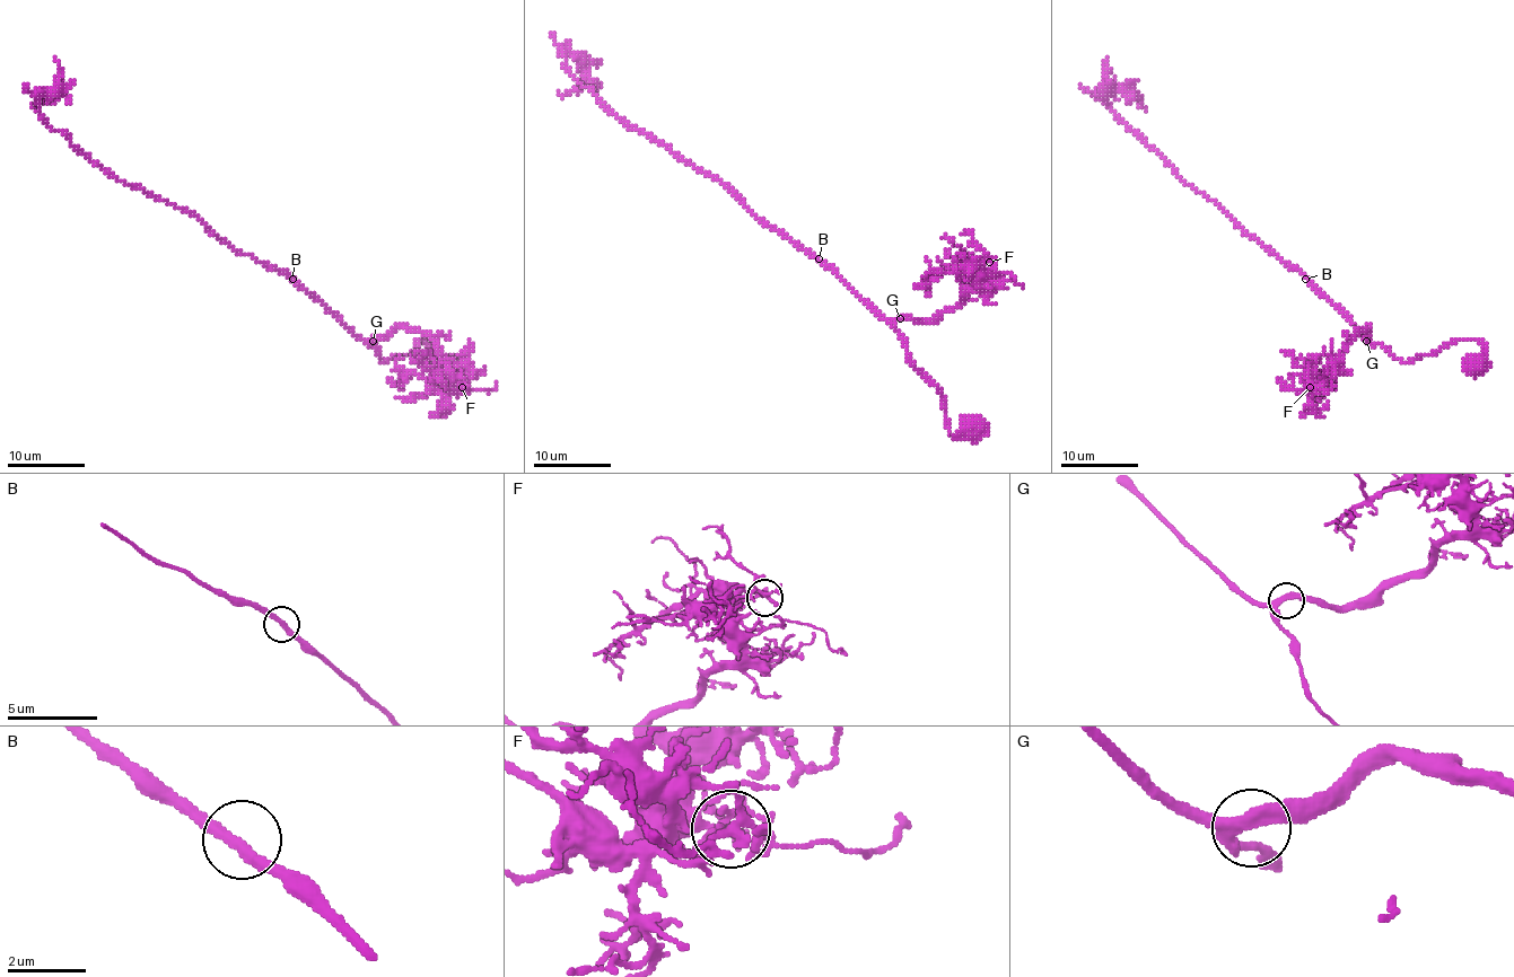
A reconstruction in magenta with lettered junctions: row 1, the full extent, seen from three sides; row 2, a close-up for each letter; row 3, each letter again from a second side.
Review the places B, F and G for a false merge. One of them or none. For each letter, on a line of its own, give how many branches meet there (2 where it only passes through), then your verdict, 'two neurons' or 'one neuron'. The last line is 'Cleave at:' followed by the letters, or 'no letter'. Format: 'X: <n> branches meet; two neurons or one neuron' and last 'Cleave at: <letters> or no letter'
B: 2 branches meet; one neuron
F: 3 branches meet; one neuron
G: 3 branches meet; one neuron
Cleave at: no letter

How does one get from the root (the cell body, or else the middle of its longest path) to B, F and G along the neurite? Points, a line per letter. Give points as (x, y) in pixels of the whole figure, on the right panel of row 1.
B: (1277, 254), (1305, 279)
F: (1277, 254), (1365, 339), (1367, 327), (1350, 341), (1340, 366), (1311, 393), (1305, 393), (1310, 387)
G: (1277, 254), (1321, 292), (1365, 341)

